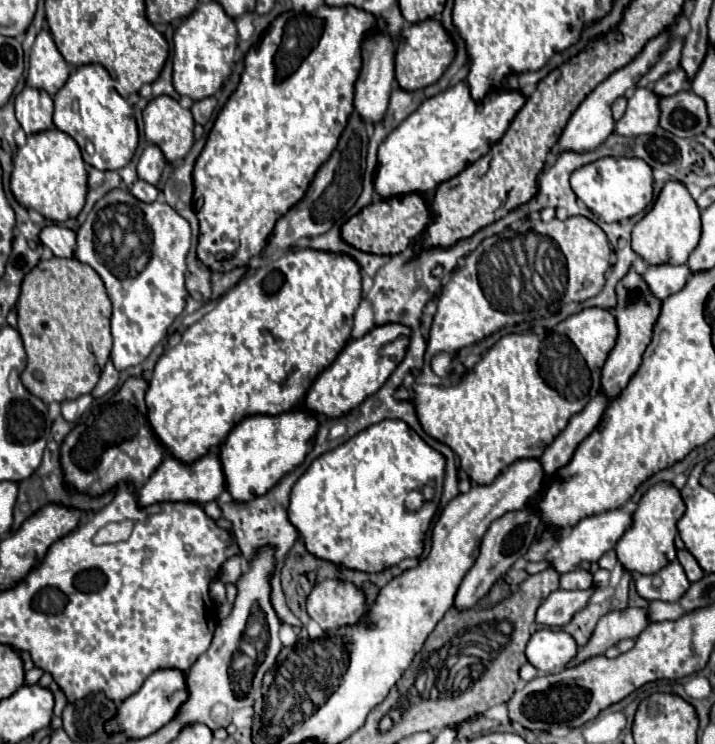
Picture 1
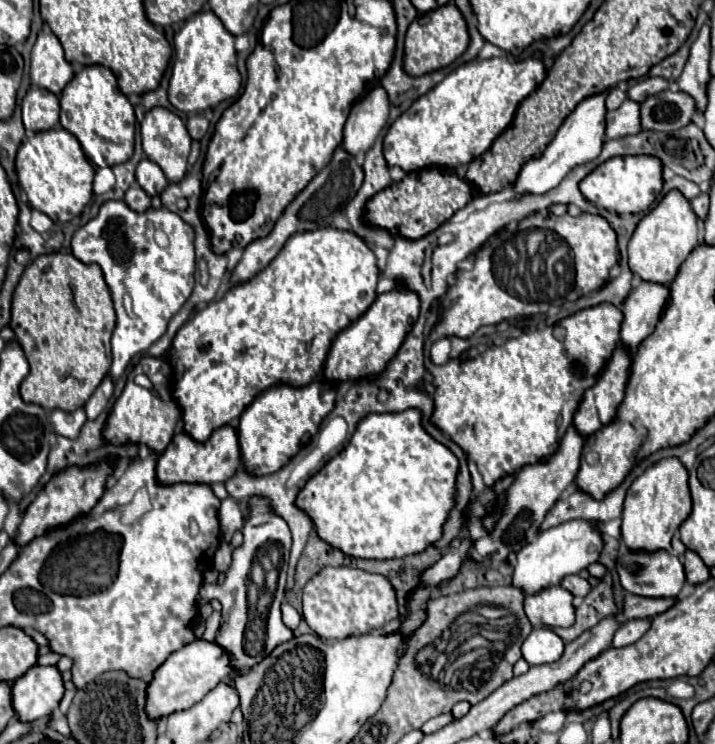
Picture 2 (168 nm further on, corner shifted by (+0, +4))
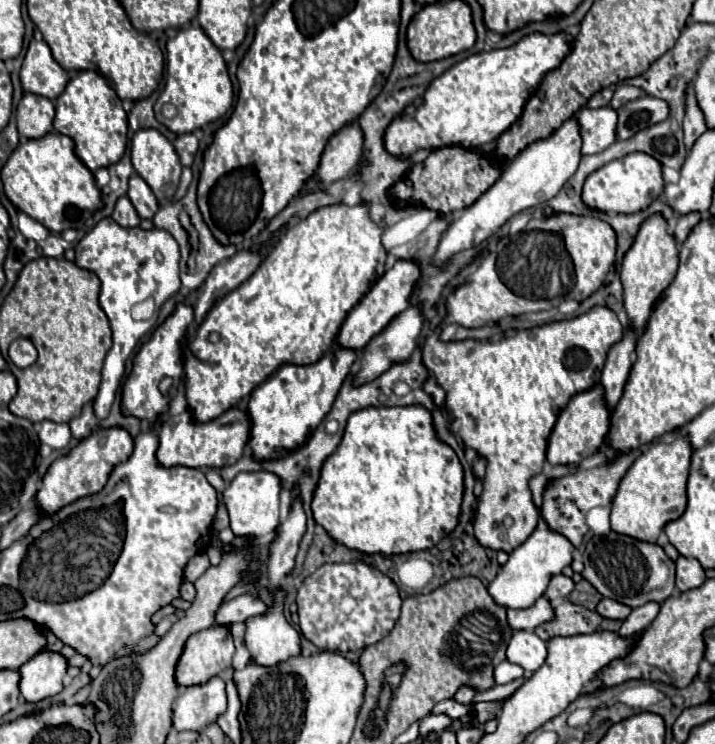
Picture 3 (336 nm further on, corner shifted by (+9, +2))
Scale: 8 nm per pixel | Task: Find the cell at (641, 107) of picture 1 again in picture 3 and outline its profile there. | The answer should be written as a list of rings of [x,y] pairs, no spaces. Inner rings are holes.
[[[582,108],[576,112],[576,118],[580,122],[580,134],[582,134],[582,154],[596,154],[606,150],[610,144],[618,140],[616,126],[618,126],[618,114],[614,108]]]

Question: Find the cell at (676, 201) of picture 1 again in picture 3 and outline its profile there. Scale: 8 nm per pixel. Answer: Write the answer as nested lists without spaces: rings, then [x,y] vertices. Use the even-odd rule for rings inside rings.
[[[656,212],[654,216],[650,216],[650,220],[642,222],[642,228],[638,230],[634,244],[630,246],[630,250],[622,260],[620,278],[624,286],[624,308],[634,328],[646,324],[654,302],[664,292],[664,288],[672,282],[676,270],[678,270],[678,244],[674,236],[670,236],[664,216],[658,216]]]

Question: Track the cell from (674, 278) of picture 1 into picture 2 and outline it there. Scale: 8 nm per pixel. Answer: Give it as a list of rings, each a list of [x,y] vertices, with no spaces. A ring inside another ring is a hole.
[[[641,282],[625,300],[625,320],[621,326],[621,344],[627,348],[629,356],[635,354],[637,346],[655,330],[659,314],[669,298],[667,286],[655,286],[651,282]]]

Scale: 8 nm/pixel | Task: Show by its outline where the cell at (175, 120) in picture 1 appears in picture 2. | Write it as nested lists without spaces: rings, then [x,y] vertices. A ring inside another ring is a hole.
[[[153,108],[145,114],[141,122],[141,138],[145,156],[163,170],[169,182],[181,182],[183,176],[187,174],[187,156],[191,150],[191,136],[183,120],[165,108]]]

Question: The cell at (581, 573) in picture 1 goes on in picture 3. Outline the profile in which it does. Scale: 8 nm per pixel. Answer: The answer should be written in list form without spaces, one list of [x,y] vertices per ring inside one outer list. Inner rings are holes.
[[[558,574],[558,576],[554,576],[554,578],[550,580],[548,590],[546,590],[546,596],[548,596],[550,600],[554,600],[554,598],[566,598],[572,590],[574,590],[572,578],[568,578],[568,576],[564,576],[564,574]]]

